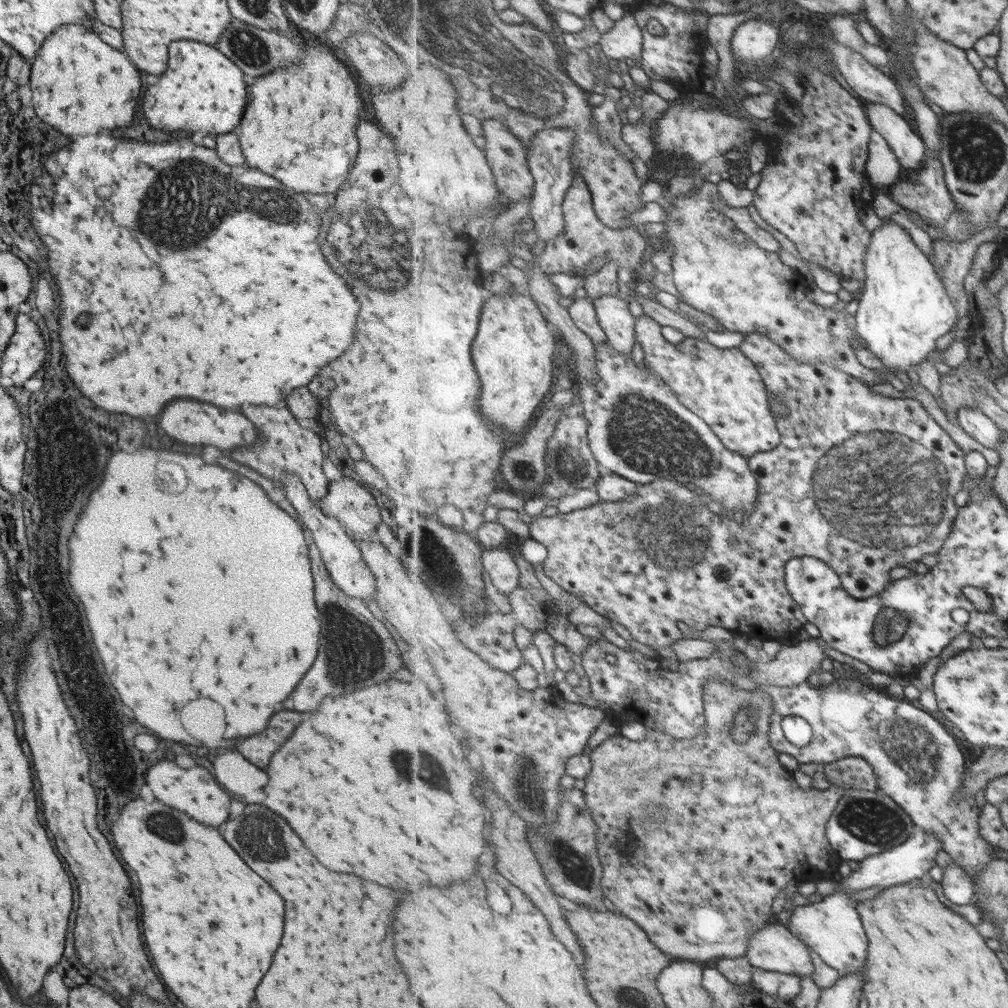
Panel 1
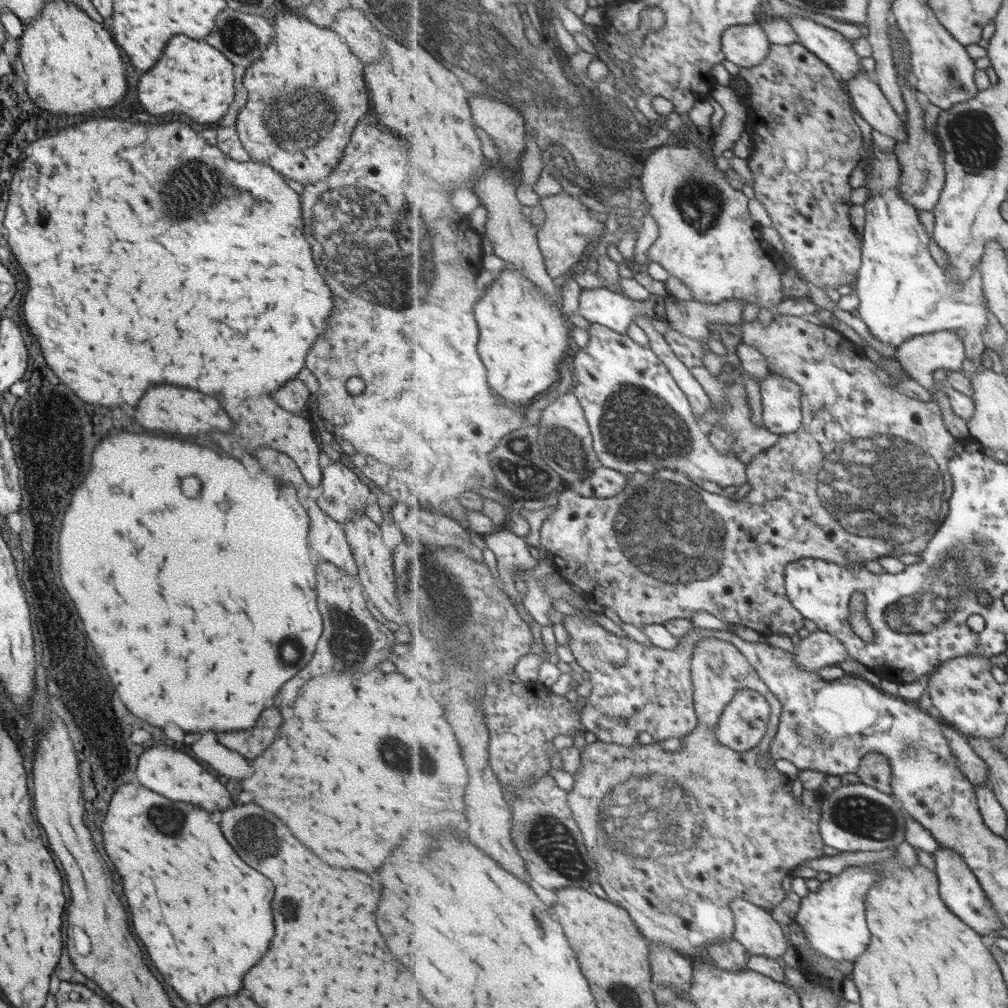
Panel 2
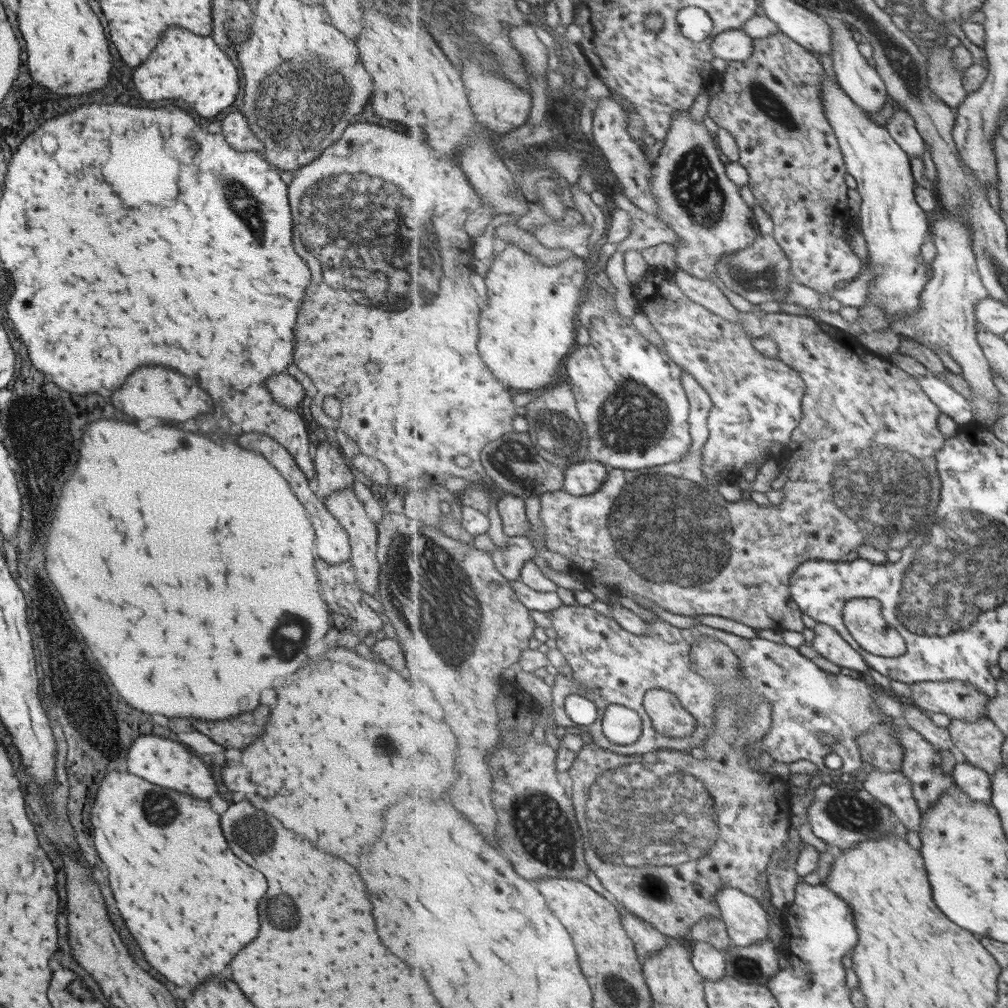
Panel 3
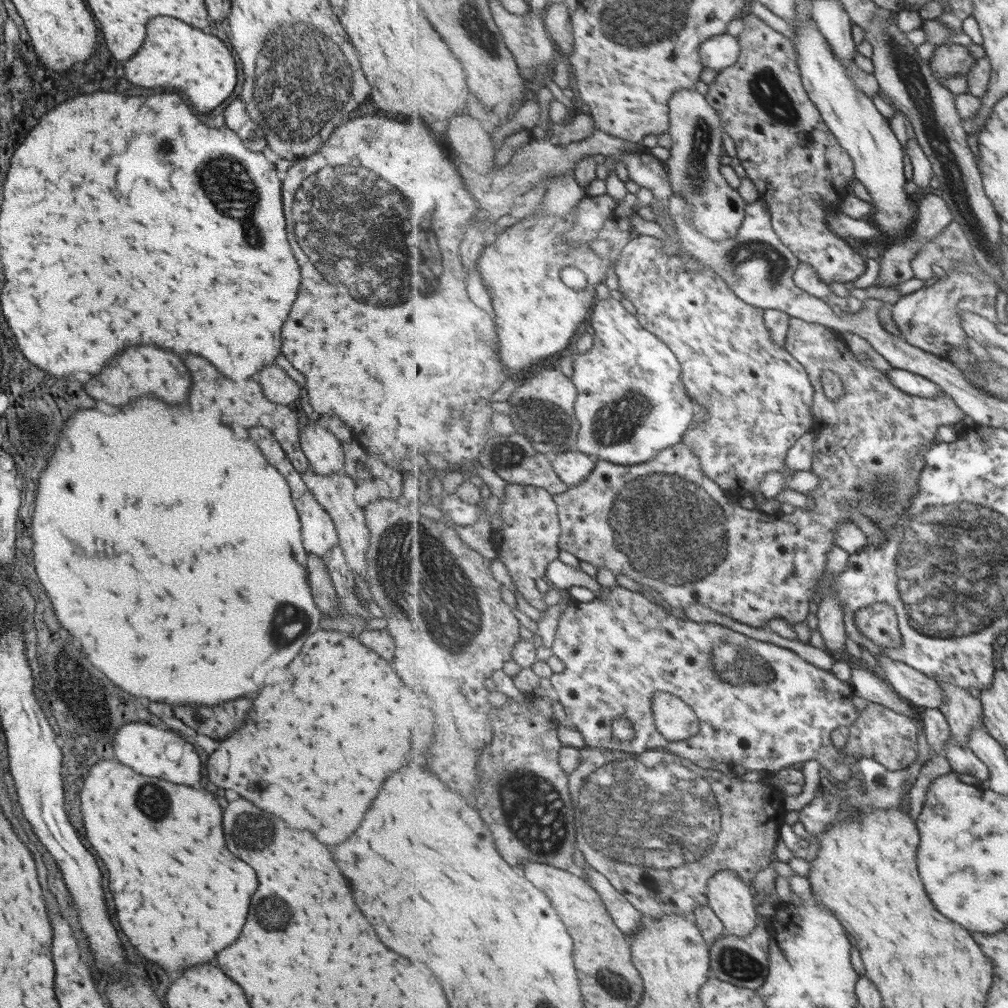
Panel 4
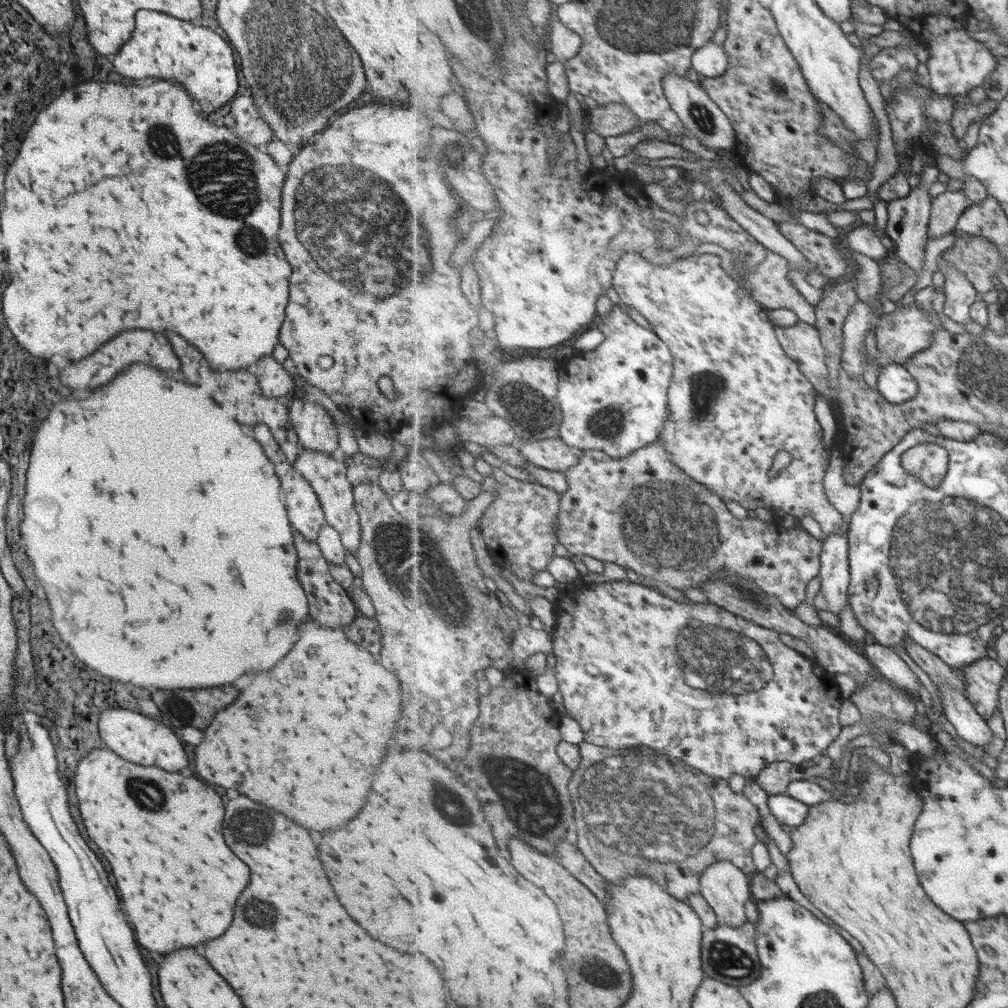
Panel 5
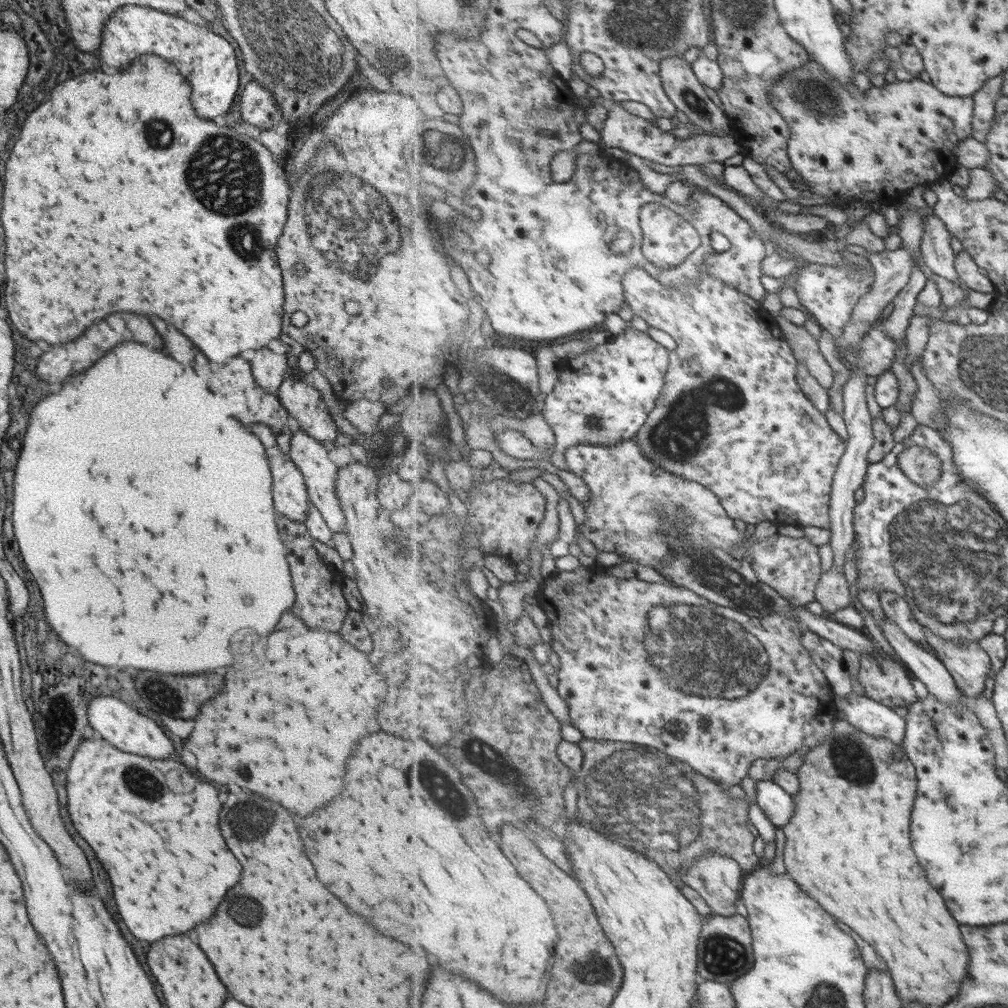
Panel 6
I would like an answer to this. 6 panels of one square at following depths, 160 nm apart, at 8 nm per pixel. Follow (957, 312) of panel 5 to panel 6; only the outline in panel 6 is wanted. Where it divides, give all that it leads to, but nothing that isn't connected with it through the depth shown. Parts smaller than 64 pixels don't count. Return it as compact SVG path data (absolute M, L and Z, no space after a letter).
M936 214L925 217L925 236L923 236L923 260L933 274L939 274L959 286L961 277L957 273L957 255L951 246L951 234L945 222Z

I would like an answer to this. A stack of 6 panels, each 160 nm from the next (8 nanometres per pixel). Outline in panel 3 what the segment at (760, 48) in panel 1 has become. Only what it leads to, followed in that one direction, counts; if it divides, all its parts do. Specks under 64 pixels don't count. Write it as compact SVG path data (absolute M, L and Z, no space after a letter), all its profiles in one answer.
M732 29L714 36L714 56L730 61L746 61L751 58L754 47L754 38L742 29Z

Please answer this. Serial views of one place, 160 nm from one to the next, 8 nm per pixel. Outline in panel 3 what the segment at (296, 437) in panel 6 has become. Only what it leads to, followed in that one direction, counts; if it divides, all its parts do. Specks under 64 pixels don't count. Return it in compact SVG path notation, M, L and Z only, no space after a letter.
M339 489L331 491L322 504L329 511L329 514L343 527L350 546L350 565L354 568L356 583L363 593L376 596L378 588L379 563L376 557L376 525L365 515L363 505L354 496L351 489Z

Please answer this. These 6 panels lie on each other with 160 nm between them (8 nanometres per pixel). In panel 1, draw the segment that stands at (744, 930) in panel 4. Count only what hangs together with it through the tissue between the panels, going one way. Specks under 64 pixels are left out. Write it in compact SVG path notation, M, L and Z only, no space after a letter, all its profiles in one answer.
M771 921L757 929L750 938L750 949L747 952L751 965L763 970L783 973L786 977L812 976L815 967L807 945L792 930L778 921Z

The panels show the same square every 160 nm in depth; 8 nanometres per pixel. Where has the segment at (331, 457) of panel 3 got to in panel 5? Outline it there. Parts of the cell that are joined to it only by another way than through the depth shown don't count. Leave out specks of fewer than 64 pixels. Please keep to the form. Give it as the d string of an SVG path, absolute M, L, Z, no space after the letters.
M293 398L288 408L288 419L303 449L330 456L338 447L336 425L321 405Z

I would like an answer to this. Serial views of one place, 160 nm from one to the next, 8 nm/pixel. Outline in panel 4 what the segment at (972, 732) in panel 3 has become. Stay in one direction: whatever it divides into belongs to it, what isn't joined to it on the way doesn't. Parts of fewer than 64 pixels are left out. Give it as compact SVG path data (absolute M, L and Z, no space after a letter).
M939 682L939 685L947 695L947 702L943 702L940 710L949 722L955 744L967 749L973 731L981 728L987 730L981 700L971 696L969 690L953 683Z

